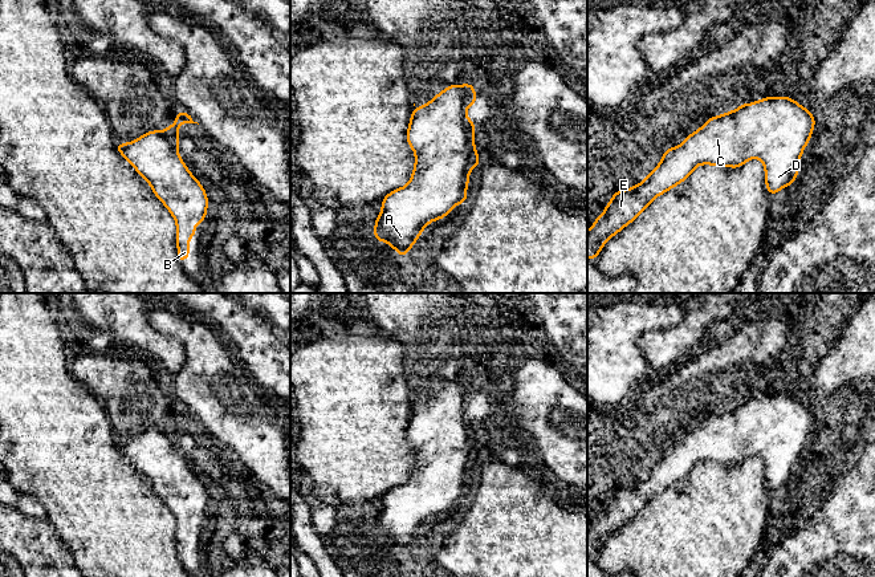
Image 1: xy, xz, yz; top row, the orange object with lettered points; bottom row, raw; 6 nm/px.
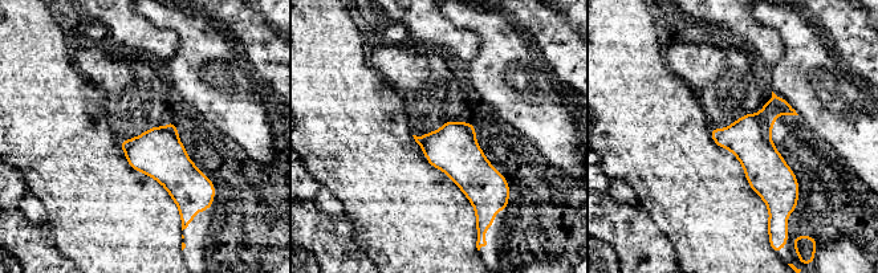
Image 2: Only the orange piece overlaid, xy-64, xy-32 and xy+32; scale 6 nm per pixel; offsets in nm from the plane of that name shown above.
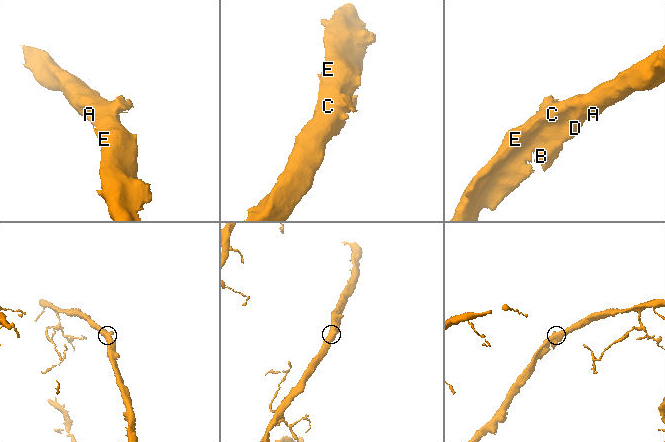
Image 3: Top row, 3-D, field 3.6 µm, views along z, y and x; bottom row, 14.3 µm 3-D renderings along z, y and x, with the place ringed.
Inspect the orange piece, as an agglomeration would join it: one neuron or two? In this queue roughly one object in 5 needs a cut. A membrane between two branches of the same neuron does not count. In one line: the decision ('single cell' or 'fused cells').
single cell

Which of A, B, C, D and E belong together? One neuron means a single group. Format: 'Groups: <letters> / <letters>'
Groups: A B C D E

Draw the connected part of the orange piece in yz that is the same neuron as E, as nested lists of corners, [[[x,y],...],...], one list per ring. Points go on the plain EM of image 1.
[[[765,394],[752,401],[742,401],[733,409],[709,414],[681,442],[663,448],[660,460],[646,472],[642,480],[614,489],[603,511],[597,513],[587,528],[587,557],[597,556],[610,535],[643,511],[655,495],[688,476],[699,462],[740,466],[748,458],[760,455],[765,466],[765,483],[773,495],[781,485],[795,479],[801,452],[811,438],[814,424],[813,410],[790,394]]]

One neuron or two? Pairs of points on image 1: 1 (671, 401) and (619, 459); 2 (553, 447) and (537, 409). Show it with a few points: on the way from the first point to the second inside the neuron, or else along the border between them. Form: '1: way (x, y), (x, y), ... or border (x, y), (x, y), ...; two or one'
1: way (648, 401), (641, 401), (619, 422), (619, 437); one
2: way (553, 438), (553, 434), (540, 418); one

